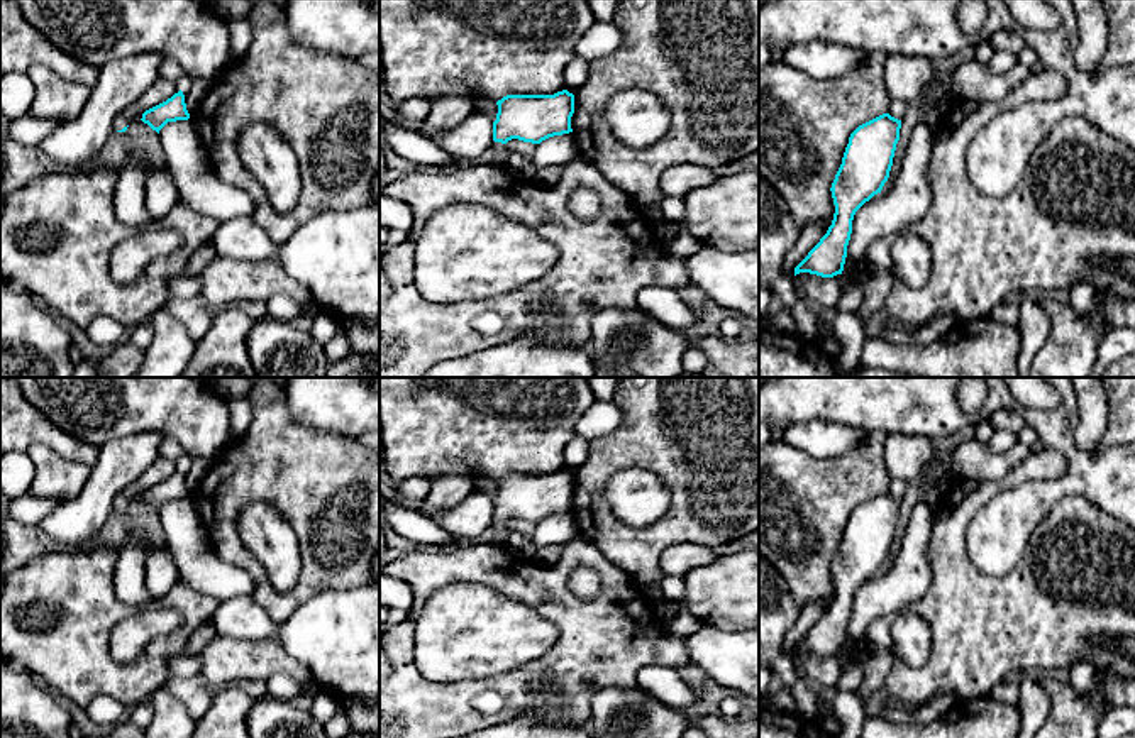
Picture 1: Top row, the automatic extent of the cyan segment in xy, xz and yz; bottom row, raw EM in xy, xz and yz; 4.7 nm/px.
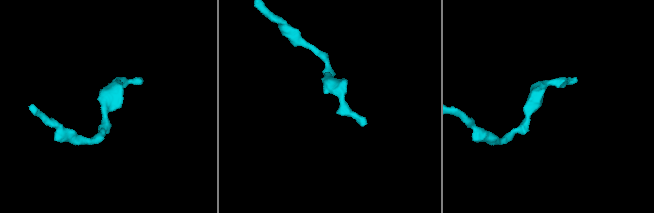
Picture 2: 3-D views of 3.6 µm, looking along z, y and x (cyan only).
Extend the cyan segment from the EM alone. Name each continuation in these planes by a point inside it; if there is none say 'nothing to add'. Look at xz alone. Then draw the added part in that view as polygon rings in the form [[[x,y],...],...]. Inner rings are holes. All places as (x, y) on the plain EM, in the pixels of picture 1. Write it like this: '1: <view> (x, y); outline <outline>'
1: xz (502, 539); outline [[[495,521],[495,526],[498,530],[498,535],[493,540],[493,543],[507,547],[510,531],[507,530],[505,523],[501,523],[501,521]]]

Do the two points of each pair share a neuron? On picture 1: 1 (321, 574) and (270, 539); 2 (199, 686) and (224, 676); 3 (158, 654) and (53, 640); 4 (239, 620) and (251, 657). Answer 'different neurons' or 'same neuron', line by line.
1: different neurons
2: different neurons
3: same neuron
4: different neurons

